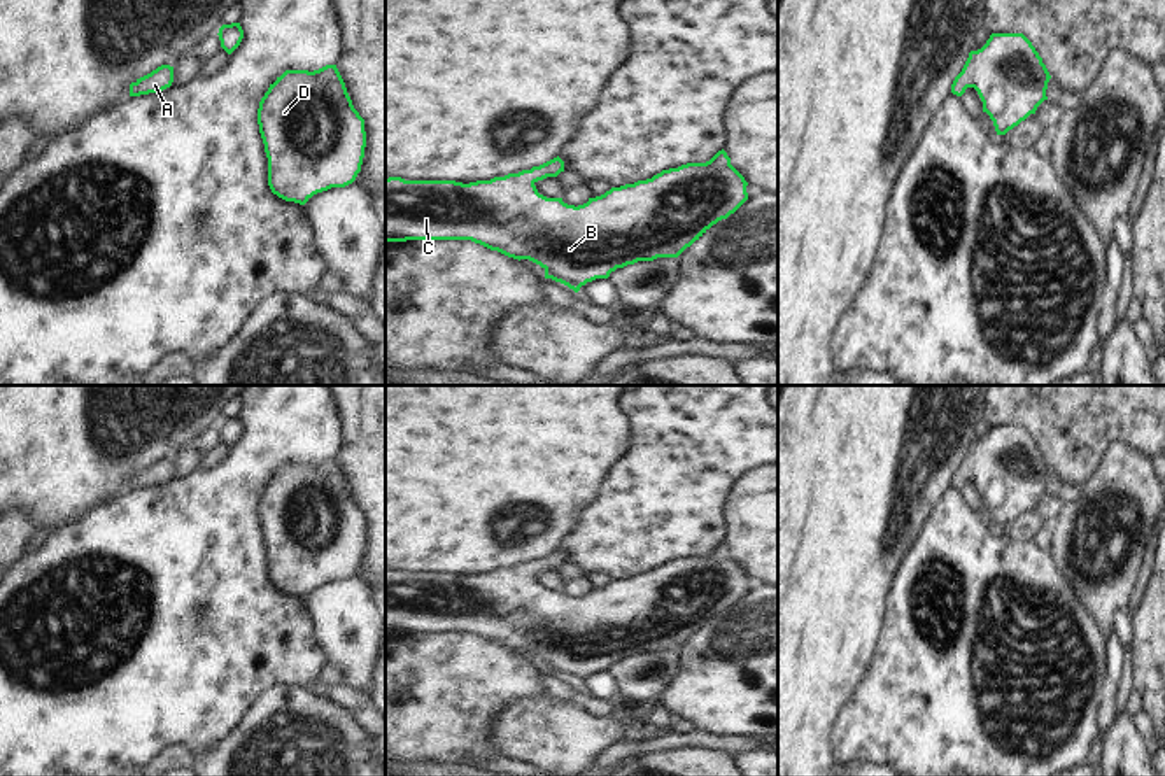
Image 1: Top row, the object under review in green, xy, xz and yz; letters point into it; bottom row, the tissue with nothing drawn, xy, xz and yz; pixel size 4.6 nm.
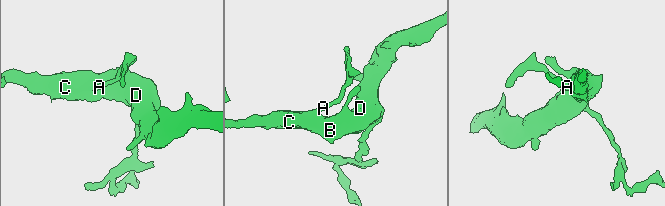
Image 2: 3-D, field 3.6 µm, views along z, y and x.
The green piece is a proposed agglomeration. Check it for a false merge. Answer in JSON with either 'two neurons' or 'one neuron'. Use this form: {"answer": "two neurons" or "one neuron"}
{"answer": "one neuron"}

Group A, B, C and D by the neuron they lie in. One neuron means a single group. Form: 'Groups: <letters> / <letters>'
Groups: A B C D.

